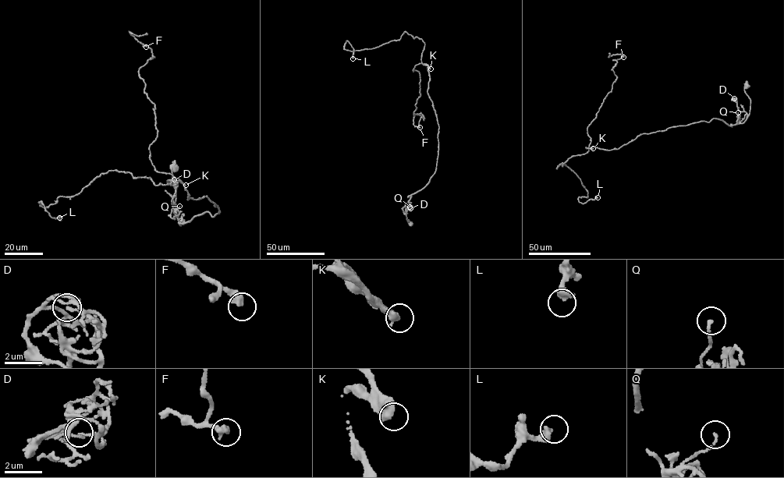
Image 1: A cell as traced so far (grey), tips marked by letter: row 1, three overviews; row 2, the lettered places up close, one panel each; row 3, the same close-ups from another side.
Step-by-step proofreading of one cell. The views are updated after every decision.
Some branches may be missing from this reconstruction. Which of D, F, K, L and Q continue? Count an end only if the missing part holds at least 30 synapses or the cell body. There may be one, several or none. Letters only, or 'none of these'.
none of these

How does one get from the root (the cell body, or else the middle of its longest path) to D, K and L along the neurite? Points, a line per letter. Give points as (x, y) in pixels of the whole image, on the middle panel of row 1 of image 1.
D: (409, 223), (405, 214), (406, 208), (410, 208)
K: (409, 223), (408, 201), (427, 183), (438, 155), (439, 125), (427, 91), (431, 69)
L: (409, 223), (408, 201), (438, 155), (424, 43), (404, 32), (352, 51), (347, 40), (352, 58)

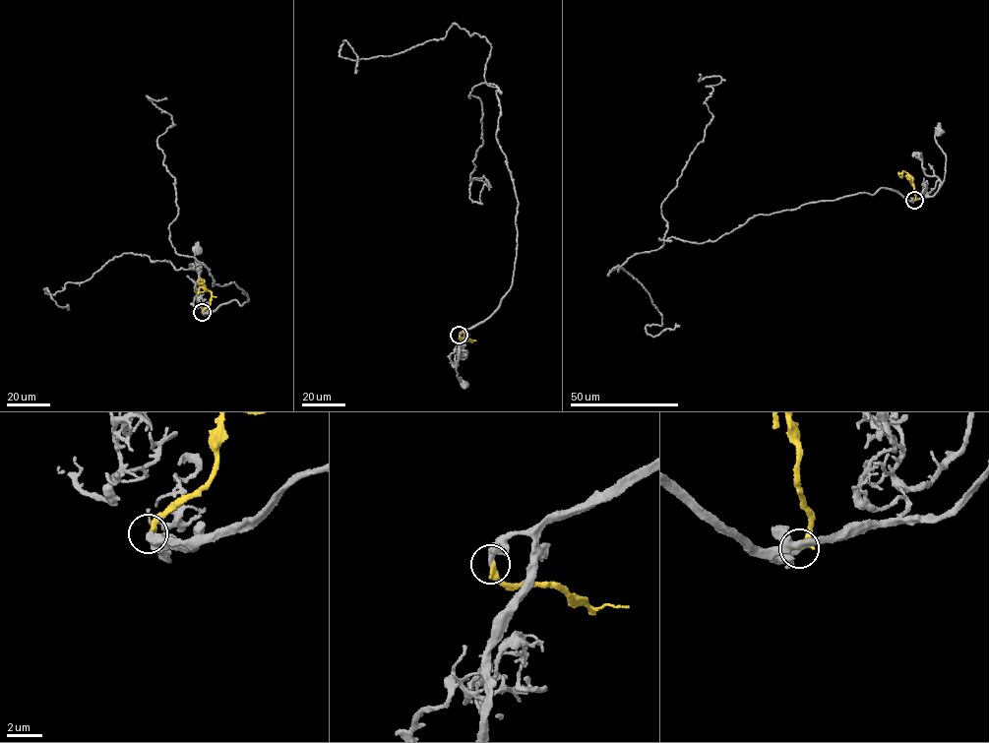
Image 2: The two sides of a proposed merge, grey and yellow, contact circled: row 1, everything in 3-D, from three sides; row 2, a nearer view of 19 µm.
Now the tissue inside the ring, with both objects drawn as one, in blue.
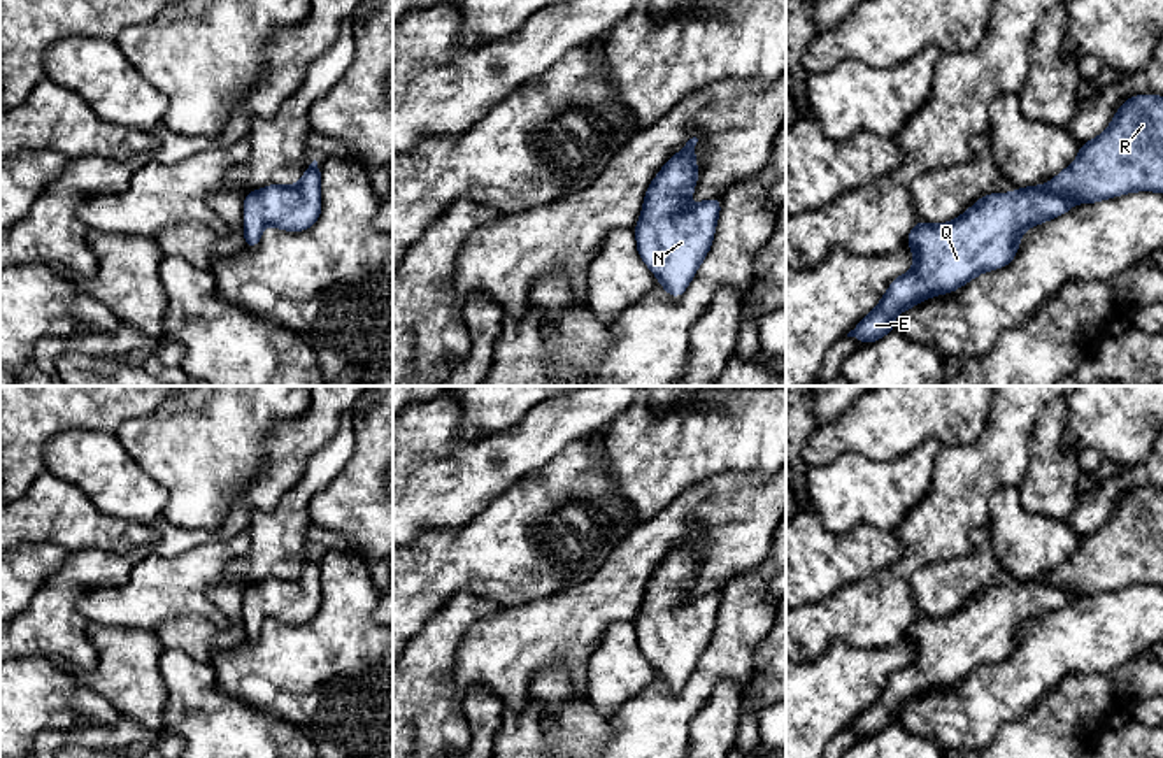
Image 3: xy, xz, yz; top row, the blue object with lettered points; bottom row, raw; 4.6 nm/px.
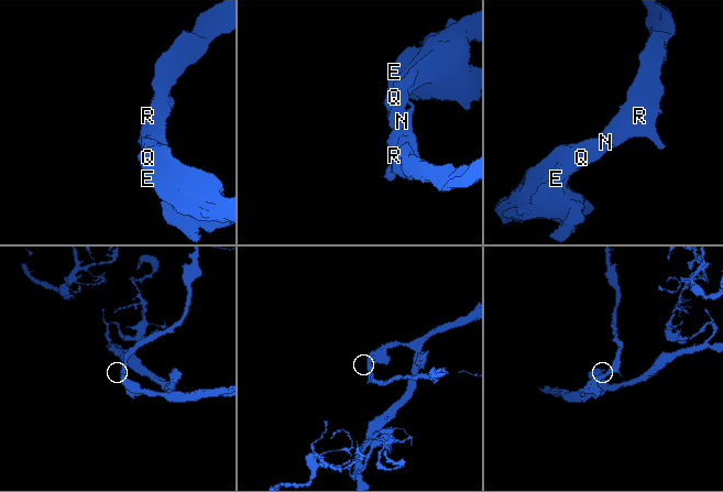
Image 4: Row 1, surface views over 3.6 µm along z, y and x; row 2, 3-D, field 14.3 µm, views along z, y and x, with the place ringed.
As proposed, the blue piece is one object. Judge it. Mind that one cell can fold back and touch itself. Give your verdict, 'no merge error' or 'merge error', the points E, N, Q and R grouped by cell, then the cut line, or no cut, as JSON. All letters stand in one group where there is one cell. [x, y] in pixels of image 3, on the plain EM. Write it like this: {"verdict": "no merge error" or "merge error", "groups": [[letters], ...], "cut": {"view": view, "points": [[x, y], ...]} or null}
{"verdict": "no merge error", "groups": [["E", "N", "Q", "R"]], "cut": null}

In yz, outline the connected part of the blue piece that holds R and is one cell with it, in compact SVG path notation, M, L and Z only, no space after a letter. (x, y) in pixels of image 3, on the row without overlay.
M1159 488L1128 491L1116 505L1110 519L1100 530L1081 537L1077 553L1051 576L1019 581L1010 588L986 588L963 609L945 618L930 618L919 612L907 628L914 661L889 677L879 698L847 730L860 732L863 739L882 732L896 721L896 705L909 704L930 690L951 686L979 667L1010 656L1026 621L1072 604L1075 595L1093 597L1130 584L1163 586L1163 490Z

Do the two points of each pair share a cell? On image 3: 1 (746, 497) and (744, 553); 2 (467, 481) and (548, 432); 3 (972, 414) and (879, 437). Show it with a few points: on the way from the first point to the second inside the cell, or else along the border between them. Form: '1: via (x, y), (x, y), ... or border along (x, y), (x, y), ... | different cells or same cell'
1: via (744, 511), (744, 539) | same cell
2: via (486, 471), (499, 471), (528, 444) | same cell
3: via (949, 414), (902, 414) | same cell

